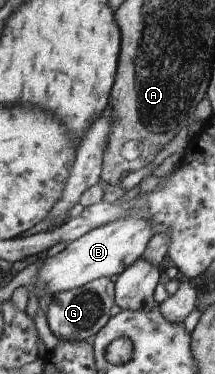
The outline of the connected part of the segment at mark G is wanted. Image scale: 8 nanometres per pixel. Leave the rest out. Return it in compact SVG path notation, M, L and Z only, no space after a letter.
M102 277L84 286L56 293L52 296L46 318L50 330L60 340L85 341L97 334L109 323L113 317L112 306L116 304L115 282L109 277Z

